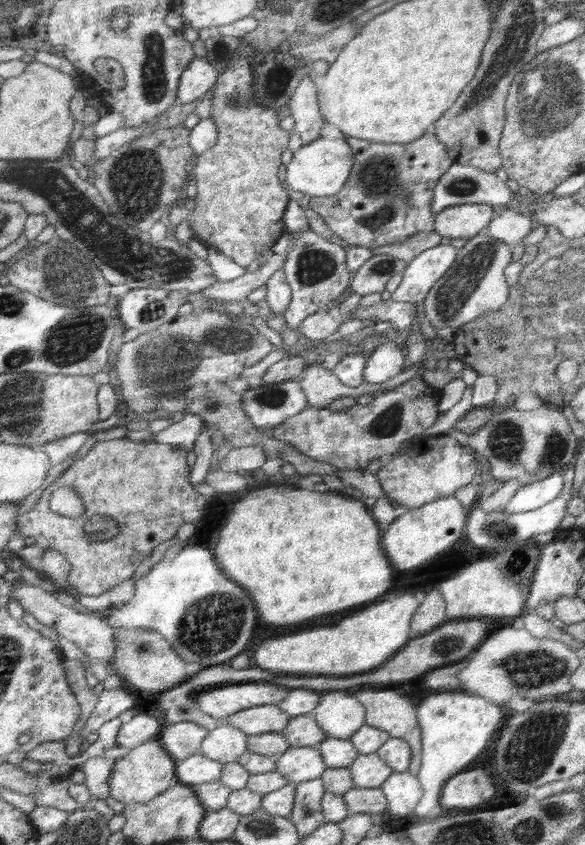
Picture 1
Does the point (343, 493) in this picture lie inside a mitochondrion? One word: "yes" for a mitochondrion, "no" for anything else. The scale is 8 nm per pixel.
no

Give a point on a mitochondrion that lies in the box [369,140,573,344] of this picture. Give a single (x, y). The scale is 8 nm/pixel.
(463, 279)

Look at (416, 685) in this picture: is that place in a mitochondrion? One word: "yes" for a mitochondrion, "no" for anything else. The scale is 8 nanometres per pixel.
no

